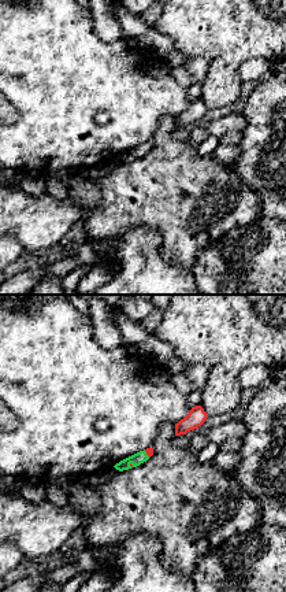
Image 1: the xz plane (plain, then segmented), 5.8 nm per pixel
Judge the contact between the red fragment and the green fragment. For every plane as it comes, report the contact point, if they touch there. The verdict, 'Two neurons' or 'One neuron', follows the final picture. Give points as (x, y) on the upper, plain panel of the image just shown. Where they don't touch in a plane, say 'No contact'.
Touches red at (147, 147)

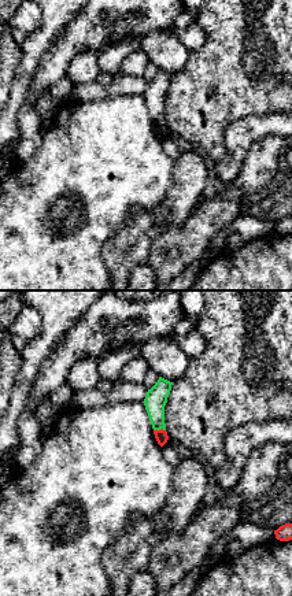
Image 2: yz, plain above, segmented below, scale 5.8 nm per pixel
Touches red at (161, 122)

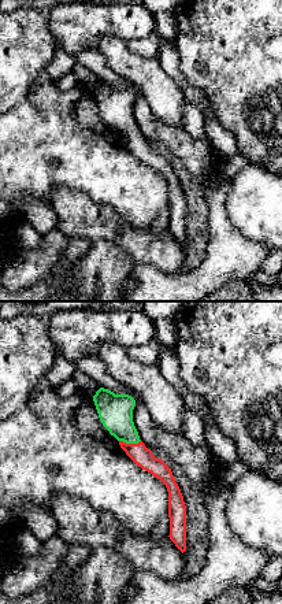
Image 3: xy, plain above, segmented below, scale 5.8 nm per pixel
Touches red at (130, 137)

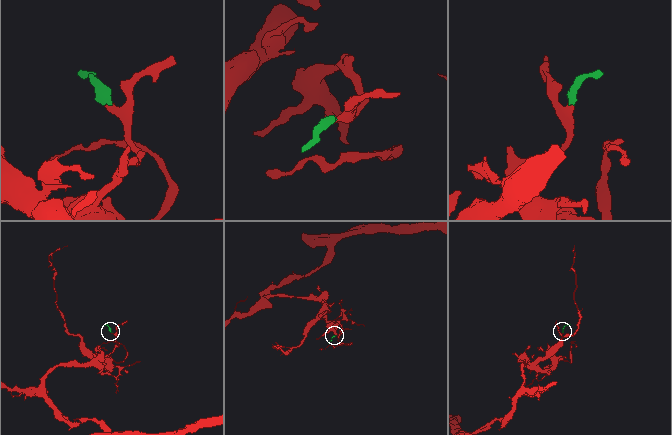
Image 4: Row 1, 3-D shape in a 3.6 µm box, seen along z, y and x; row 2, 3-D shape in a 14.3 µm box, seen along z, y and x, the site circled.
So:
One neuron

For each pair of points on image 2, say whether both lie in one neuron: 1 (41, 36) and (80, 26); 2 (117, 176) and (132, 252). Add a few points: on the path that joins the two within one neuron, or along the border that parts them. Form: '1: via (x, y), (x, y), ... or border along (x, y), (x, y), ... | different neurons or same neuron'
1: border along (76, 14), (43, 56) | different neurons
2: border along (154, 206), (135, 208), (124, 226), (104, 245) | different neurons

